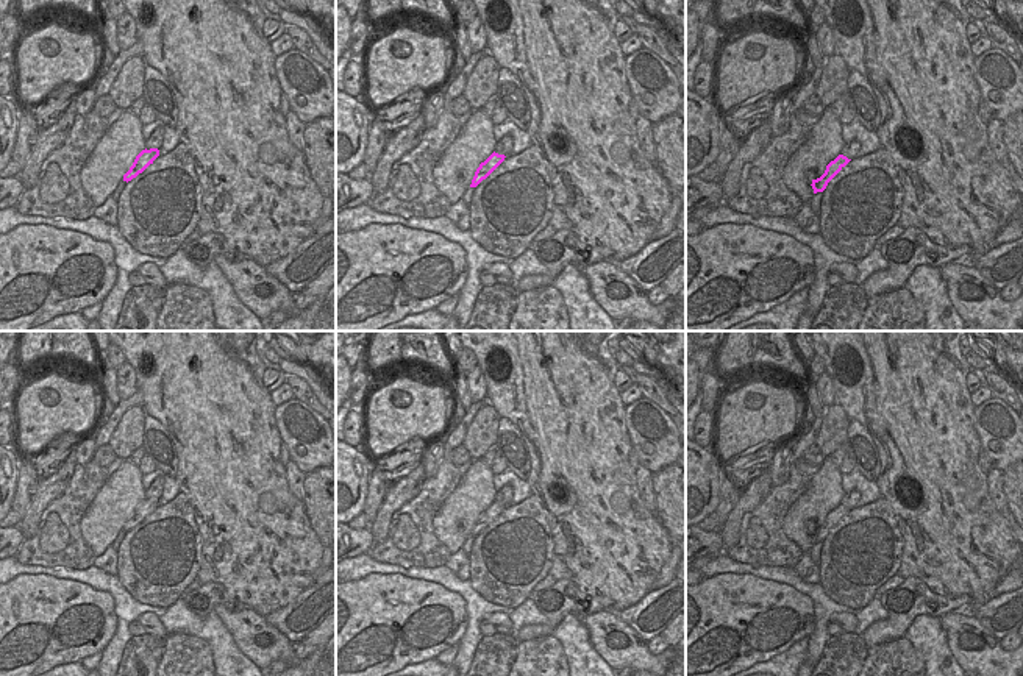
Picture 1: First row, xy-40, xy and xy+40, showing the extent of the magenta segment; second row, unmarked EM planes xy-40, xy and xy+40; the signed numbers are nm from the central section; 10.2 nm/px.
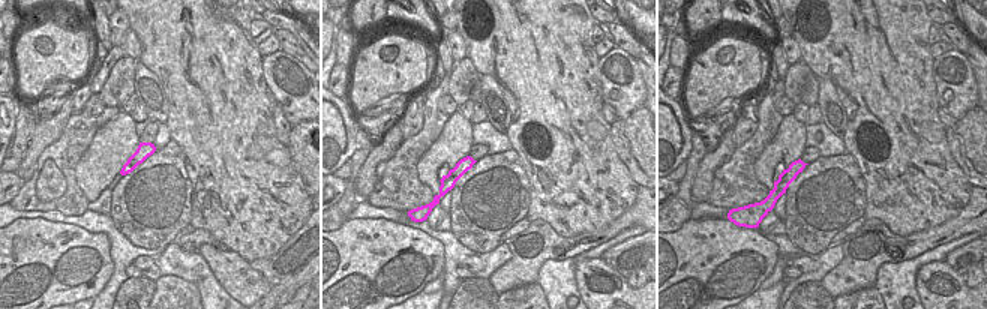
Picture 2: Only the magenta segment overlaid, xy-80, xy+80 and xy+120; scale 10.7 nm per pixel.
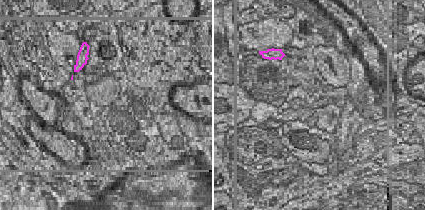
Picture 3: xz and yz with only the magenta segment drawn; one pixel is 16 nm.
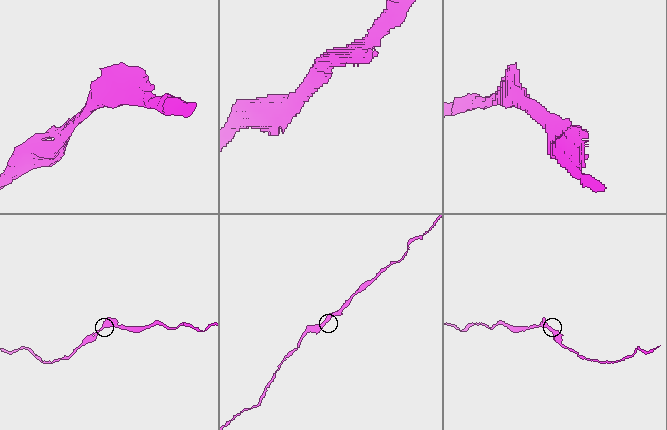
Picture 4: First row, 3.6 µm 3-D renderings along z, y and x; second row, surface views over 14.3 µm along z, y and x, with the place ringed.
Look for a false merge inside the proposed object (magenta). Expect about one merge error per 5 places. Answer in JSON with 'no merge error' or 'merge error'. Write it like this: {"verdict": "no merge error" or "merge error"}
{"verdict": "no merge error"}

